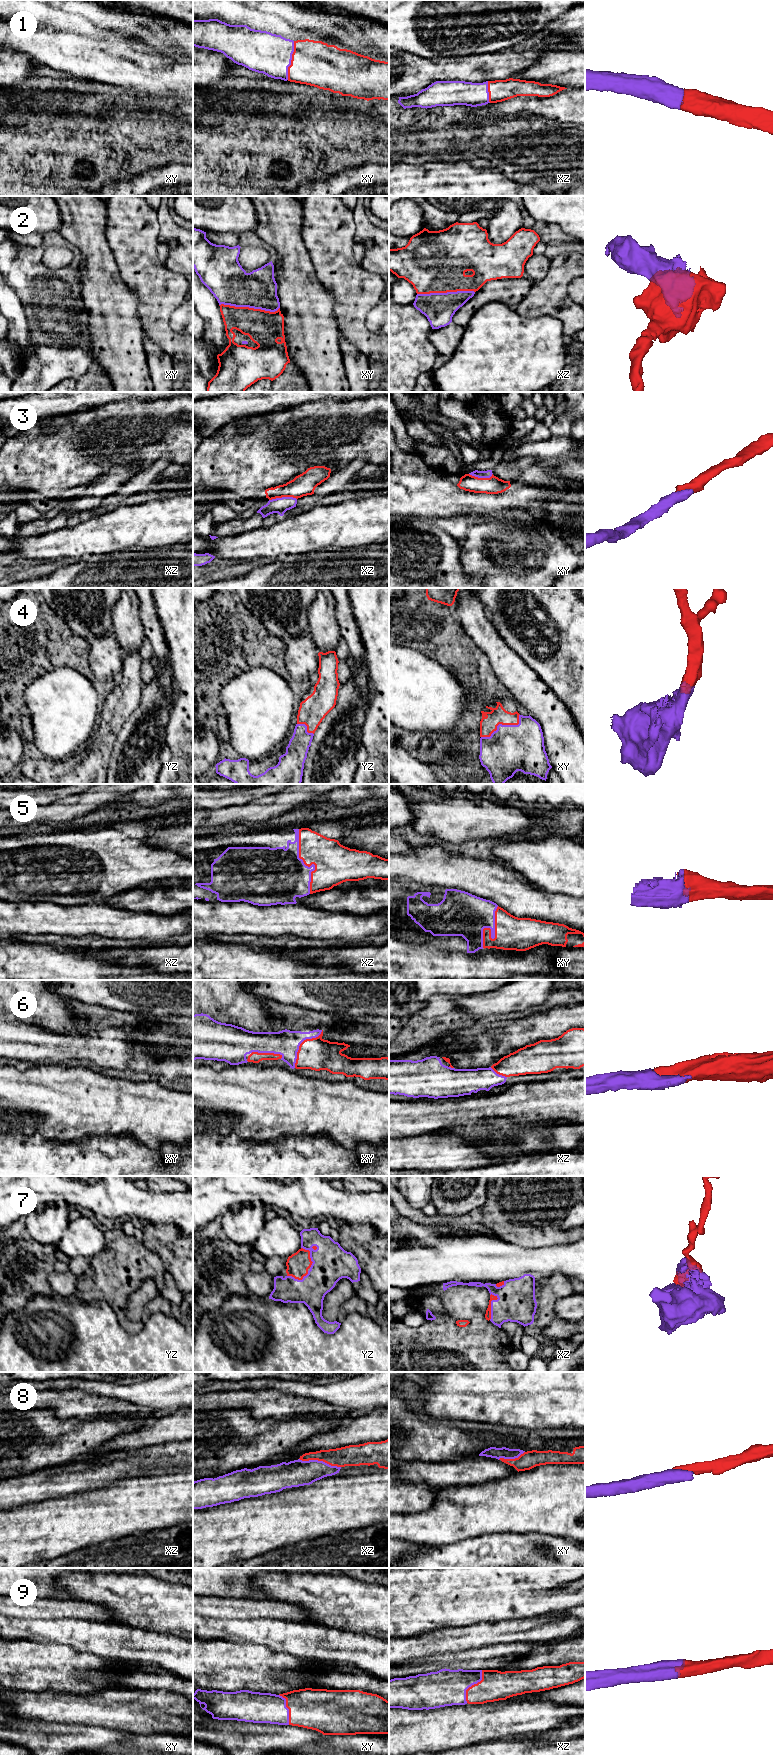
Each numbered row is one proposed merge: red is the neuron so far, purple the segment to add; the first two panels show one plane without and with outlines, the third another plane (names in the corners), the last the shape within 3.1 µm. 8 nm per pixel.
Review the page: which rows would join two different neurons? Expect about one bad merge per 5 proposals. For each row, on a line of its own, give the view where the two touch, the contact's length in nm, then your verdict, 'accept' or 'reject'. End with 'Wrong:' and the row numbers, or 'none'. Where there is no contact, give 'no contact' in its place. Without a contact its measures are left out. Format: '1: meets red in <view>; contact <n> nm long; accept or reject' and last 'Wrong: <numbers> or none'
1: meets red in xy; contact 320 nm long; accept
2: meets red in xy; contact 480 nm long; accept
3: meets red in xz; contact 220 nm long; accept
4: meets red in xy; contact 360 nm long; accept
5: meets red in xz; contact 550 nm long; accept
6: meets red in xy; contact 380 nm long; accept
7: meets red in xz; contact 220 nm long; accept
8: meets red in xz; contact 340 nm long; accept
9: meets red in xz; contact 300 nm long; accept
Wrong: none

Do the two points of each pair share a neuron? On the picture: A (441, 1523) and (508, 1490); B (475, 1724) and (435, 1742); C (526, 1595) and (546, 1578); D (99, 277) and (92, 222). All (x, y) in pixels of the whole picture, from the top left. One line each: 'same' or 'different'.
A: same
B: same
C: same
D: same

